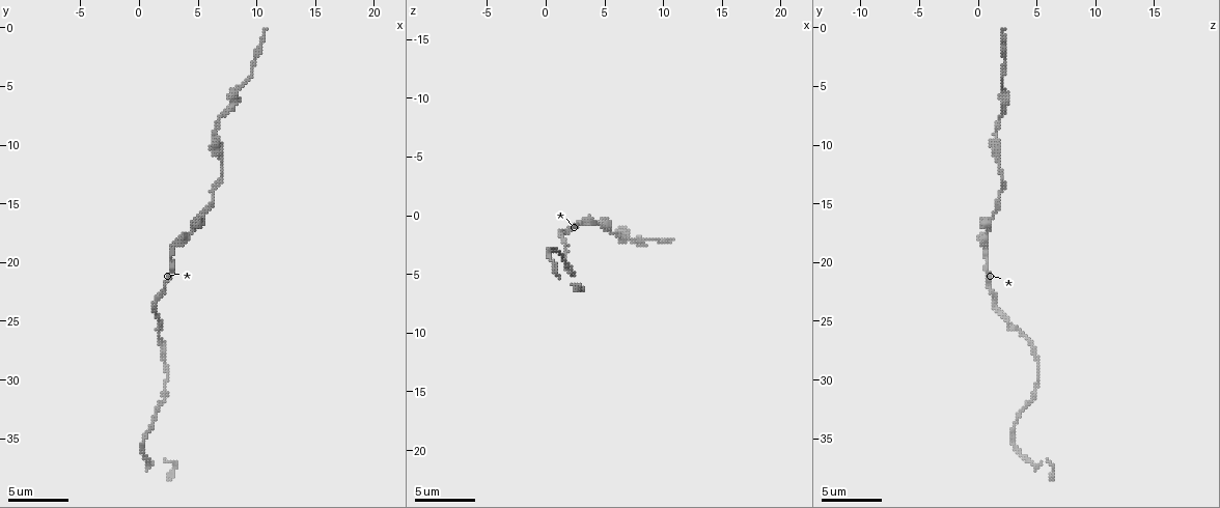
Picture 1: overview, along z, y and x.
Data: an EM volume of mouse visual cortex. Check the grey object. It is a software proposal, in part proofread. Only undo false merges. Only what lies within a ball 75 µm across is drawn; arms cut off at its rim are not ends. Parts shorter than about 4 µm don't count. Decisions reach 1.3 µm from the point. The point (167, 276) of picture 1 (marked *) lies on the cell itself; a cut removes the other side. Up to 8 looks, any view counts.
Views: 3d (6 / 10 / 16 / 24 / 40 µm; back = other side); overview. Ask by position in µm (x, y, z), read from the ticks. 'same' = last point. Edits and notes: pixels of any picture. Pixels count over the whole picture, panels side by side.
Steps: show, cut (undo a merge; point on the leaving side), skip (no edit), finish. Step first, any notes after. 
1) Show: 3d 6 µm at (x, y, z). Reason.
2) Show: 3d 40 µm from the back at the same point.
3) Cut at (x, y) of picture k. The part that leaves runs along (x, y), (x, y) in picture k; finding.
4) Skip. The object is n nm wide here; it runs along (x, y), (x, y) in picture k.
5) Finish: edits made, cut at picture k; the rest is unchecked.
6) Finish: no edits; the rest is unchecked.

Show: 3d 6 µm at (4.6, 17.0, 0.8). Three-way junction.

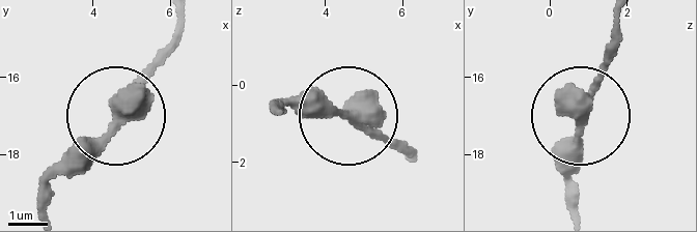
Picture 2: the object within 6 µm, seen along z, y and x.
Show: 3d 6 µm from the back at (4.70, 16.95, 0.70).

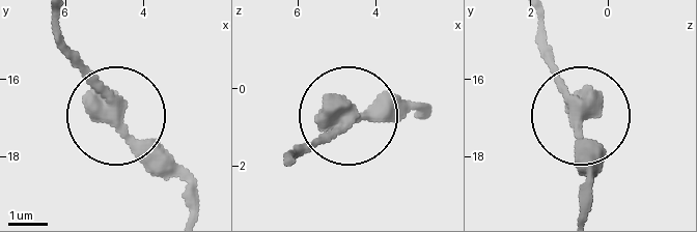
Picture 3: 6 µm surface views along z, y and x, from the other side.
Skip. It runs along (578, 207), (588, 168), (578, 109), (541, 53) in picture 3; one cell here.

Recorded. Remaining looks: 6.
Show: 3d 10 µm at (8.6, 5.2, 2.0). Thick turns thin.

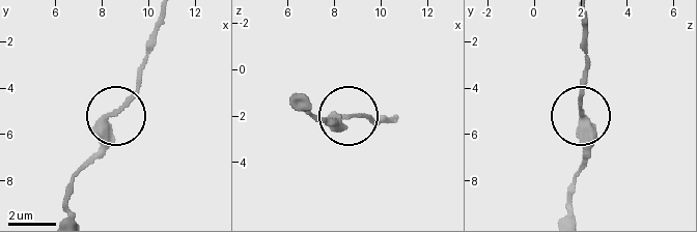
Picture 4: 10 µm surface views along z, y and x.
Show: 3d 10 µm from the back at (8.5, 5.0, 2.0).

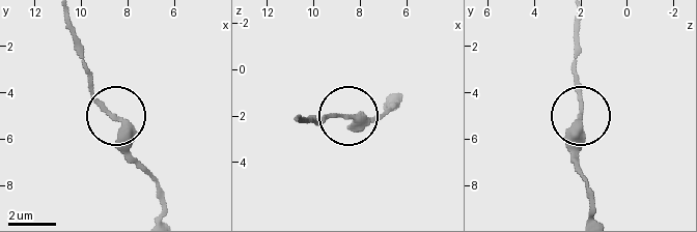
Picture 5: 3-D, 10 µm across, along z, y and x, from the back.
Skip. It runs along (591, 210), (579, 163), (576, 69) in picture 5; one cell here.

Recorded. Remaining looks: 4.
Show: 3d 10 µm at (6.6, 9.0, 1.6). Calibre changes.

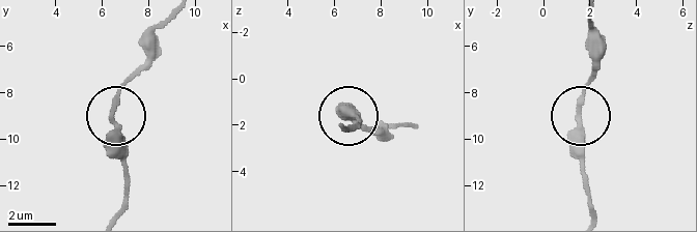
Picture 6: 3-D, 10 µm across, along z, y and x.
Show: 3d 6 µm at (6.5, 9.2, 1.5). Closer look.

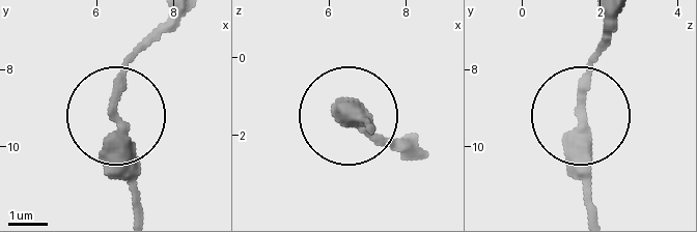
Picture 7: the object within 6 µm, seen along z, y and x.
Skip. It runs along (591, 210), (582, 82), (608, 35) in picture 7; one cell here.

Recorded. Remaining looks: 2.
Show: 3d 16 µm at (1.2, 23.8, 1.4). Narrows sharply.

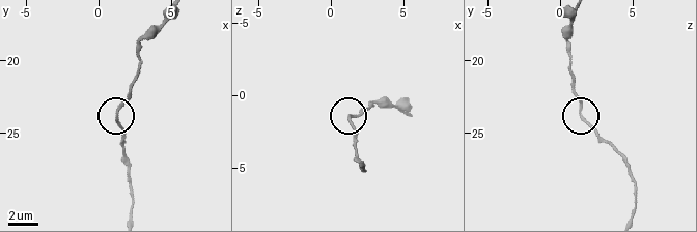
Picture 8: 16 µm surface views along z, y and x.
Skip. The object is 160 nm wide here; it runs along (134, 78), (115, 117), (122, 149) in picture 8; continuous, no second cell.

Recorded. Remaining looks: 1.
Finish: no edits; the rest is unchecked.

